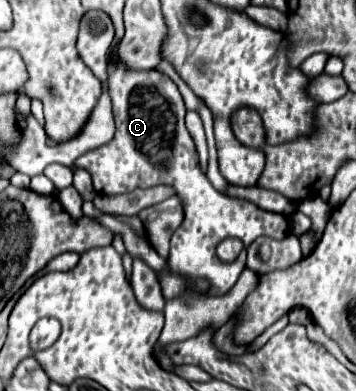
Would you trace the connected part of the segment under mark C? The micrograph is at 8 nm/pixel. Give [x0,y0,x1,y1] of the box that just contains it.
[74,62,290,300]

